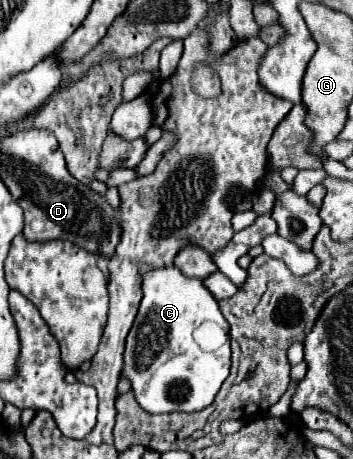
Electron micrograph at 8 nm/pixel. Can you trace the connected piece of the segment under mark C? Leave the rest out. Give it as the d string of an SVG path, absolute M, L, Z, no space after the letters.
M175 267L143 277L143 301L127 335L123 371L137 403L149 413L201 411L219 393L231 367L229 323L201 279L189 279Z

